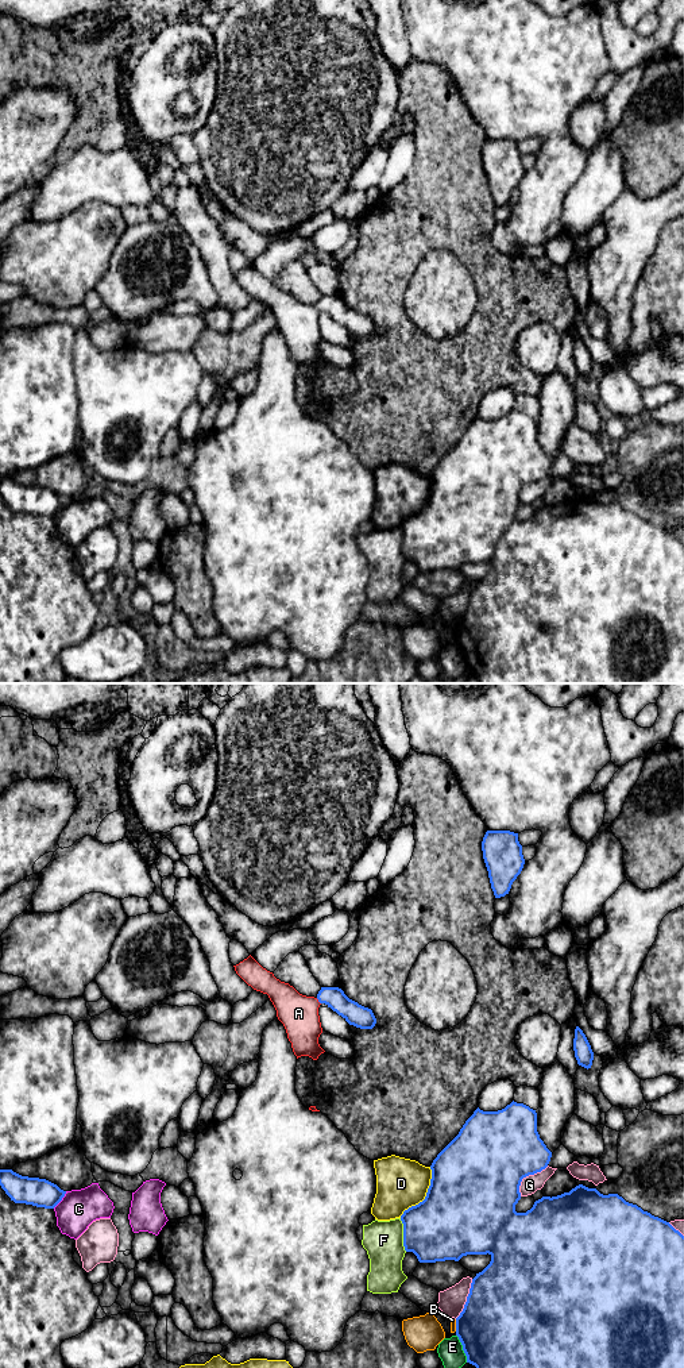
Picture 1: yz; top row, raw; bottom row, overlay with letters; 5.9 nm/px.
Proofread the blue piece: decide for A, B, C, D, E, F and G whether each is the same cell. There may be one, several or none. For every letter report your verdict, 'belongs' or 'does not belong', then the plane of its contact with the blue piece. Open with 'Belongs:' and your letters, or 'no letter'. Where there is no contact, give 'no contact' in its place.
Belongs: A
A: belongs | yz
B: does not belong | yz
C: does not belong | yz
D: does not belong | yz
E: does not belong | yz
F: does not belong | yz
G: does not belong | yz

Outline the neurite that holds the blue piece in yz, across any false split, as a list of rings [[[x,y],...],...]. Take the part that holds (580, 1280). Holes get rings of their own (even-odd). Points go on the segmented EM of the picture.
[[[514,1101],[498,1111],[478,1107],[459,1134],[433,1160],[425,1199],[401,1215],[405,1251],[413,1252],[420,1263],[459,1261],[467,1255],[491,1256],[490,1264],[472,1279],[464,1309],[456,1318],[456,1336],[467,1363],[476,1368],[684,1368],[684,1236],[669,1222],[626,1202],[618,1194],[603,1195],[583,1184],[557,1196],[542,1196],[526,1213],[517,1213],[522,1179],[545,1169],[550,1157],[552,1152],[537,1132],[536,1110]]]

